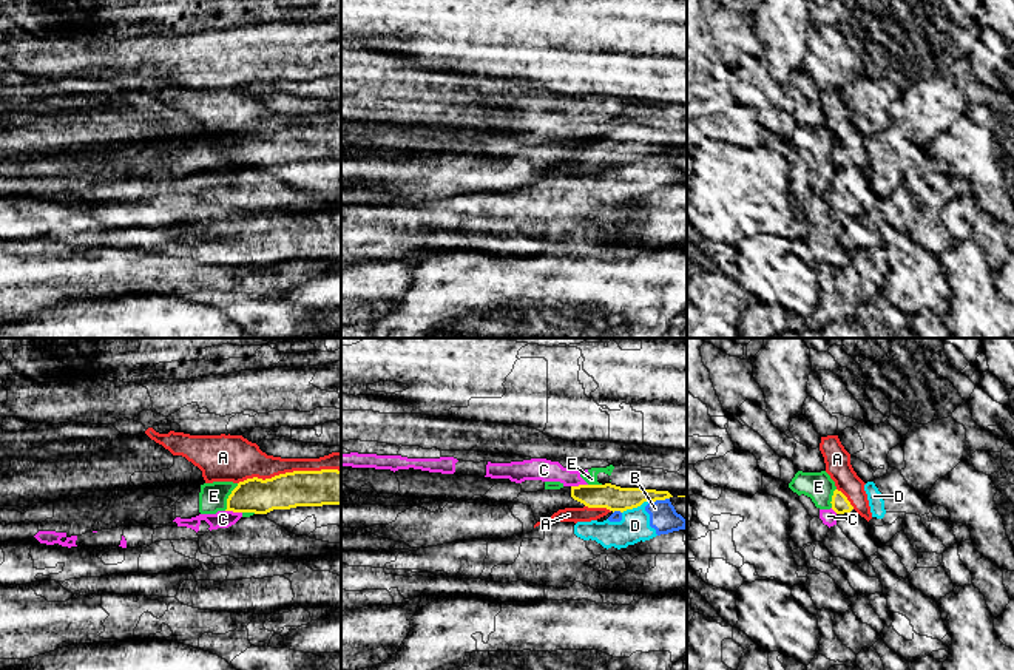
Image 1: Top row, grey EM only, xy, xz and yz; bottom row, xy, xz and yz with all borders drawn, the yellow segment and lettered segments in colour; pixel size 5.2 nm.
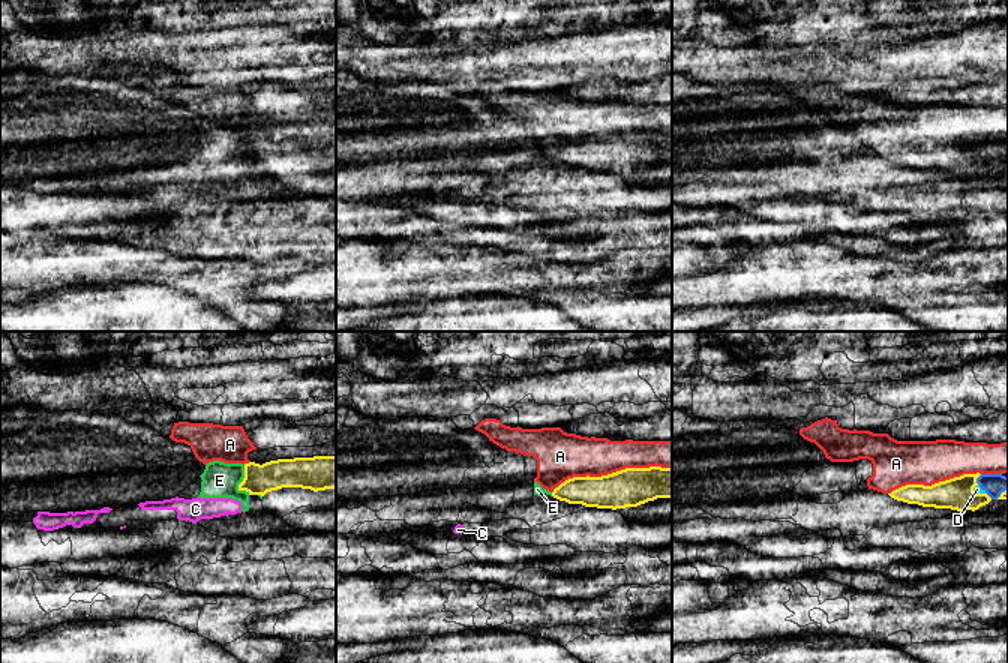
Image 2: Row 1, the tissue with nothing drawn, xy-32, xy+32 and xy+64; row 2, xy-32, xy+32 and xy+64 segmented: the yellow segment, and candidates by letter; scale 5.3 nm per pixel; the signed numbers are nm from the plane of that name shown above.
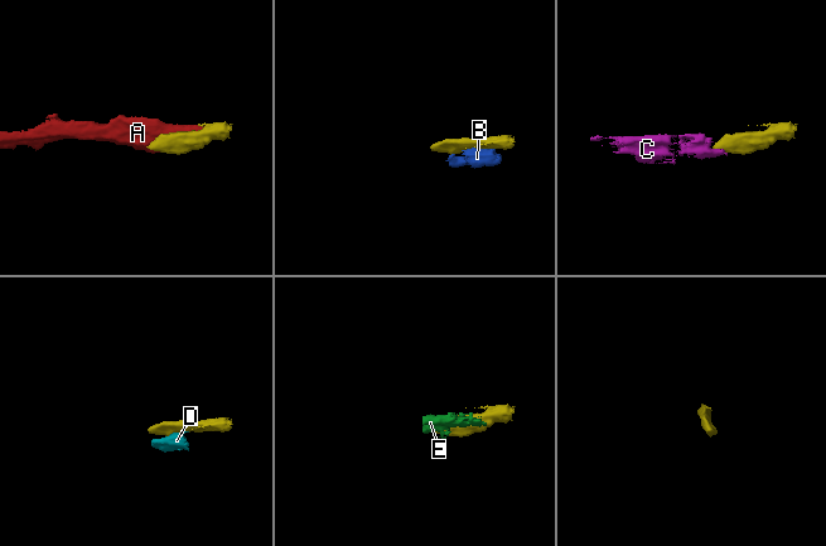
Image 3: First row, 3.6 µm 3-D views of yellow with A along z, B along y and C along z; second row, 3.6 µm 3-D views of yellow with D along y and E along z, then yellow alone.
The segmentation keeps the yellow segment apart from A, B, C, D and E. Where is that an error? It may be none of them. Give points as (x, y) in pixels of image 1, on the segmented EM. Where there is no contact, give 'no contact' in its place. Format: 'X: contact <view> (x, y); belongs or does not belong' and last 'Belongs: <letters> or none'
A: contact xy (289, 473); belongs
B: contact xz (659, 499); does not belong
C: contact xy (233, 511); does not belong
D: contact xz (636, 507); does not belong
E: contact xy (229, 497); does not belong
Belongs: A

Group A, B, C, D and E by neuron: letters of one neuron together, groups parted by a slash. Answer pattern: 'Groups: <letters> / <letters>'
Groups: A / B D / C E

